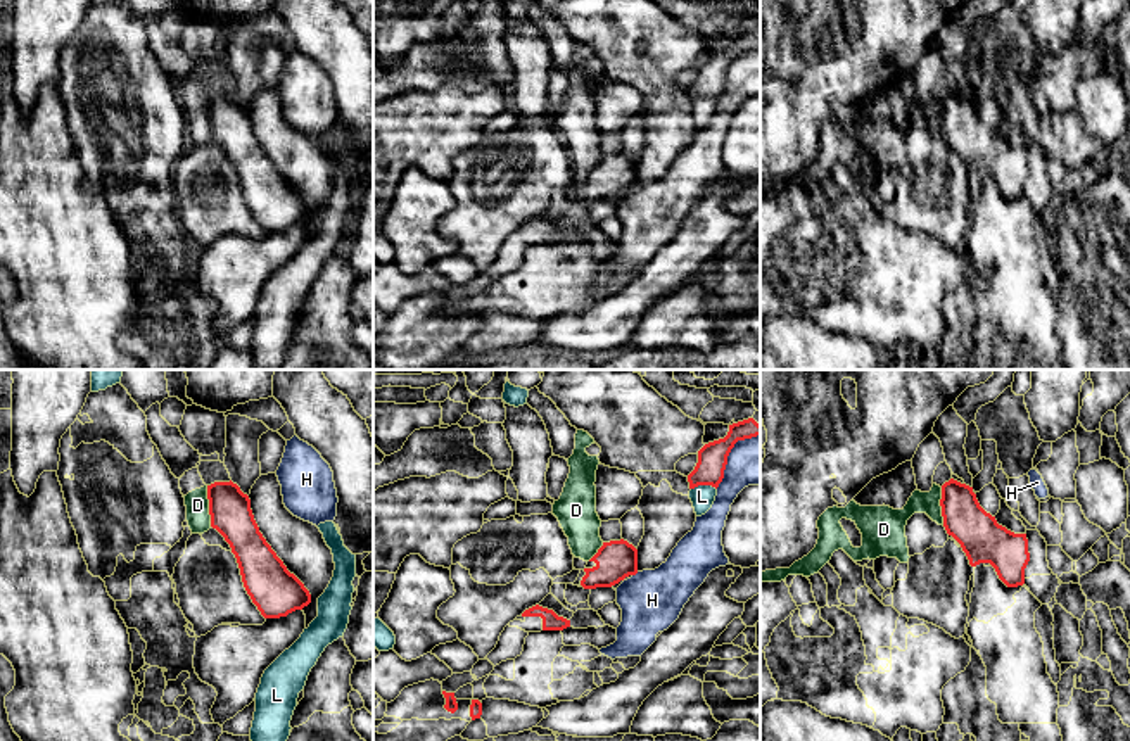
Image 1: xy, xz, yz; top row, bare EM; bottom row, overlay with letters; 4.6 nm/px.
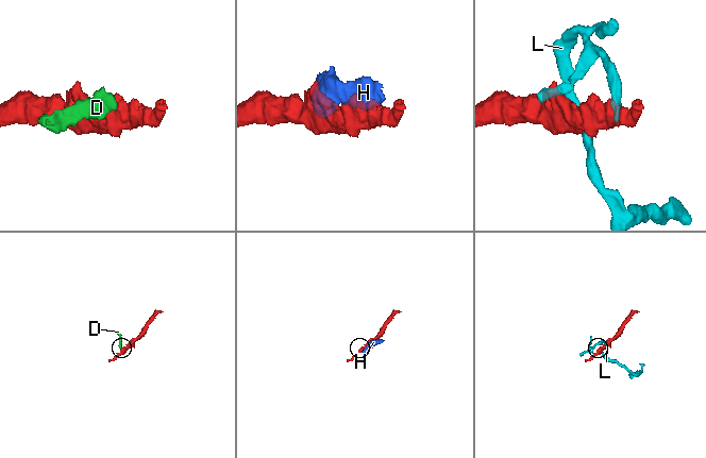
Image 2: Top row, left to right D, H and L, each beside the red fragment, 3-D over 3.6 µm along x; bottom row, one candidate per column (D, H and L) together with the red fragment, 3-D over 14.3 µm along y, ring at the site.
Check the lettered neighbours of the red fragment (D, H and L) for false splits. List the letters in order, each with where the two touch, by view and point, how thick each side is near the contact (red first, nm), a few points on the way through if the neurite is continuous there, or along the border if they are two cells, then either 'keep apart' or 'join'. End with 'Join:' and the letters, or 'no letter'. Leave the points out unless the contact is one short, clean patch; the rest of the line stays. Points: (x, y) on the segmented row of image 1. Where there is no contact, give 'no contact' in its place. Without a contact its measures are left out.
D: xy (209, 506) | 190/110 nm | along xy (206, 486), (211, 525) | keep apart
H: xz (728, 455) | 140/220 nm | keep apart
L: xz (704, 484) | 140/110 nm | keep apart
Join: no letter

